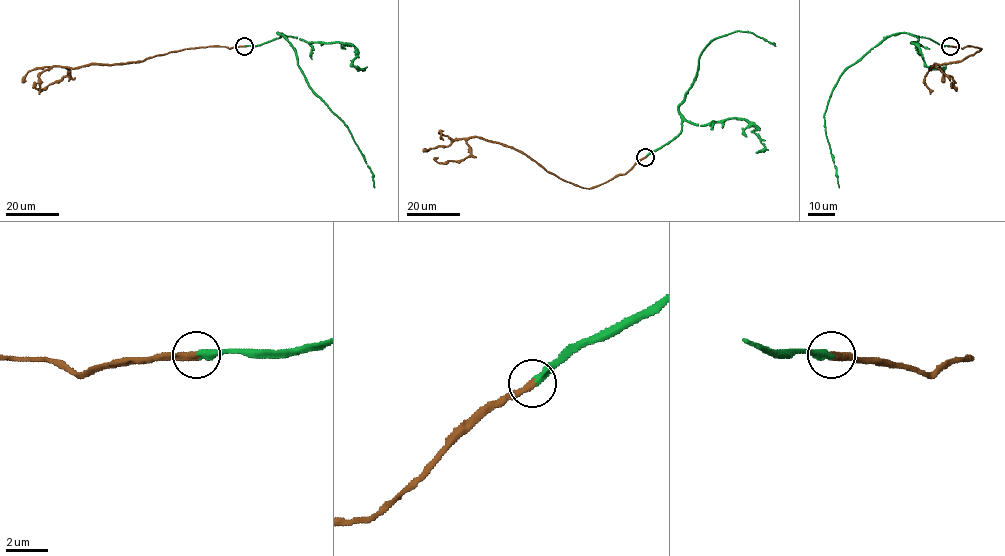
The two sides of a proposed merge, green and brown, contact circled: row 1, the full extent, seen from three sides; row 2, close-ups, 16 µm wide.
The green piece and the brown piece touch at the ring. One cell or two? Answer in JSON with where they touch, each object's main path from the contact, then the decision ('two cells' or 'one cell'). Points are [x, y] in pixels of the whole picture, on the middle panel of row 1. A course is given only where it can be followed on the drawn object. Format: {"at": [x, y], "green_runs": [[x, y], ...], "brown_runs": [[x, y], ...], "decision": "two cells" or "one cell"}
{"at": [645, 157], "green_runs": [[645, 157], [680, 132], [682, 118], [679, 104], [693, 82], [699, 56], [713, 39], [743, 31], [775, 46]], "brown_runs": [[645, 157], [590, 188], [477, 137], [466, 141], [471, 153], [463, 160], [436, 159]], "decision": "one cell"}

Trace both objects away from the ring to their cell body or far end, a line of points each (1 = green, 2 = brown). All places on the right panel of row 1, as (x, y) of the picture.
1: (950, 46), (897, 33), (885, 37), (841, 75), (824, 120), (839, 187)
2: (950, 46), (981, 49), (961, 61), (936, 64), (930, 68), (936, 67), (951, 76), (956, 89), (952, 82)

